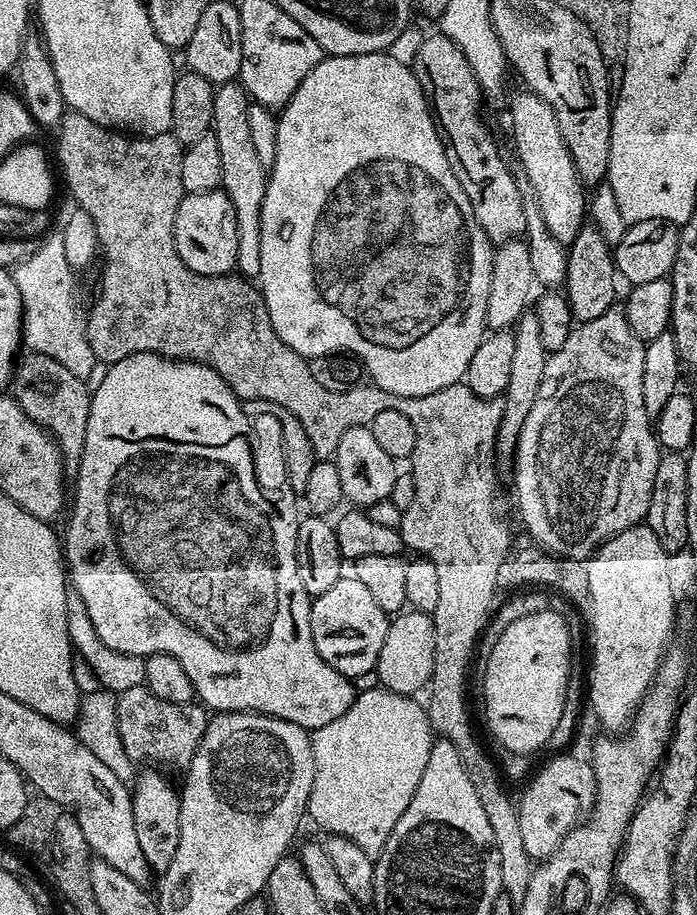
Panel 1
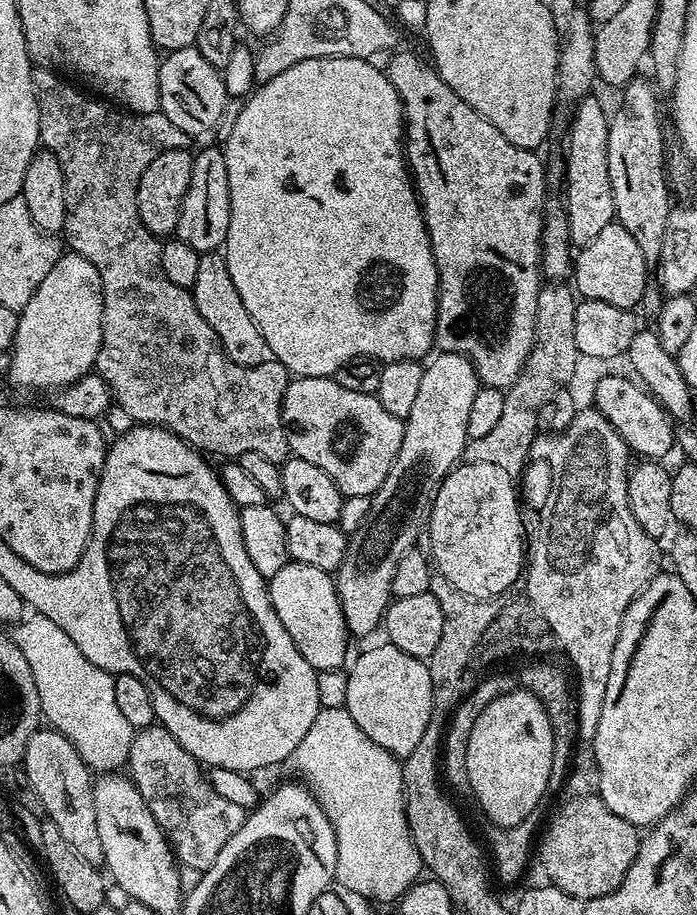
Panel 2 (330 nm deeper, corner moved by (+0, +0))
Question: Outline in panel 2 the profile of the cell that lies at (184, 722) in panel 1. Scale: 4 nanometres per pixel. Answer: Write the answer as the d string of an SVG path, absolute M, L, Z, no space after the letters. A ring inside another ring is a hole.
M159 723L139 729L133 735L126 772L142 794L146 806L150 806L150 814L154 814L154 822L158 822L158 826L164 831L164 837L172 847L172 855L183 866L194 867L195 870L204 873L212 865L214 858L218 858L222 846L226 846L226 842L230 842L230 838L234 838L234 834L242 826L246 809L229 802L227 798L222 798L222 794L214 791L201 765L185 748L181 748L178 738L174 738L170 730L160 727Z

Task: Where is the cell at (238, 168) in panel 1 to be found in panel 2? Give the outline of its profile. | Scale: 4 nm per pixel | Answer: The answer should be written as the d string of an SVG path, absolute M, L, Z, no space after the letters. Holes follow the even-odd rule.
M223 251L200 253L198 274L194 277L194 286L190 290L194 298L194 306L198 306L198 314L218 334L220 348L238 366L258 366L272 359L272 352L266 346L266 338L262 338L262 330L250 318L250 310L246 310L234 281L230 279L230 266L226 266Z

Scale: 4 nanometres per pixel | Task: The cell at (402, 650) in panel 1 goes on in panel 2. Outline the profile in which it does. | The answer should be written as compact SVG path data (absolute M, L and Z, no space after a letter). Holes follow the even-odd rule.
M387 642L368 649L354 660L344 684L343 707L358 722L358 730L382 746L382 750L397 758L410 755L414 746L422 742L422 734L426 734L426 726L434 718L427 663Z

